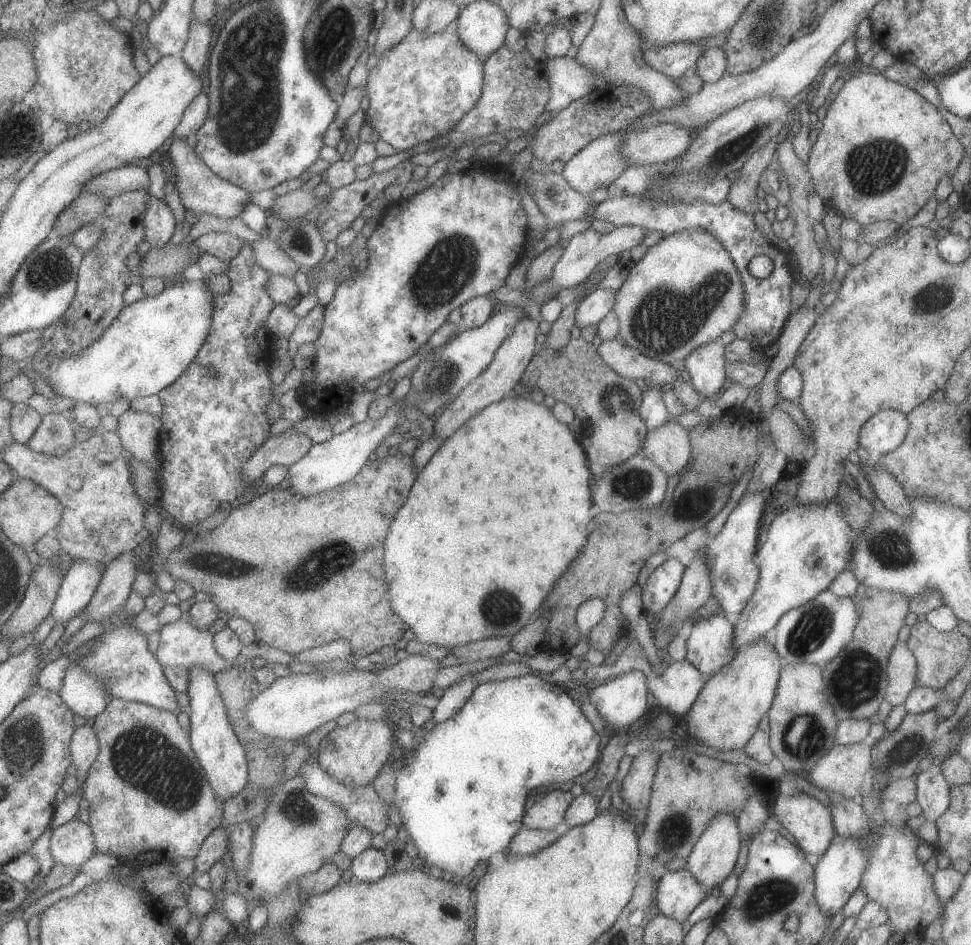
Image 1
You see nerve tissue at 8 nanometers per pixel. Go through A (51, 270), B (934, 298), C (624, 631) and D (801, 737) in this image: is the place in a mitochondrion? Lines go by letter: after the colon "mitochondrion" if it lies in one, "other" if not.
A: mitochondrion
B: mitochondrion
C: other
D: mitochondrion

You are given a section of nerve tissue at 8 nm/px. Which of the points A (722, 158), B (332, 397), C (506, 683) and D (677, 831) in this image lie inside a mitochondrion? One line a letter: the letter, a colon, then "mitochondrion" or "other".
A: mitochondrion
B: other
C: other
D: mitochondrion

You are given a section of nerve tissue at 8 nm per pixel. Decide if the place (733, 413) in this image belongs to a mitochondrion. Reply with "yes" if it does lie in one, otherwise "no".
no

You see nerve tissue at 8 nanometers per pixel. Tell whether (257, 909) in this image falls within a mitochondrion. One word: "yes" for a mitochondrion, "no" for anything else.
no

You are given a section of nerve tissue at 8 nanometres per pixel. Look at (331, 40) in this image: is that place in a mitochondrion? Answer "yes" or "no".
yes

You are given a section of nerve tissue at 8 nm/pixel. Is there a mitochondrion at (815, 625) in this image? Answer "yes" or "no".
yes

